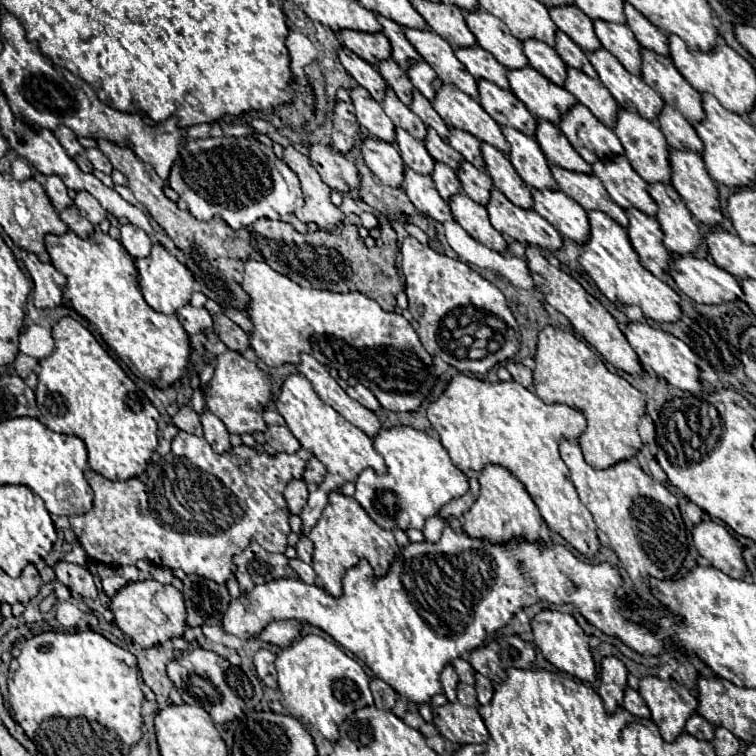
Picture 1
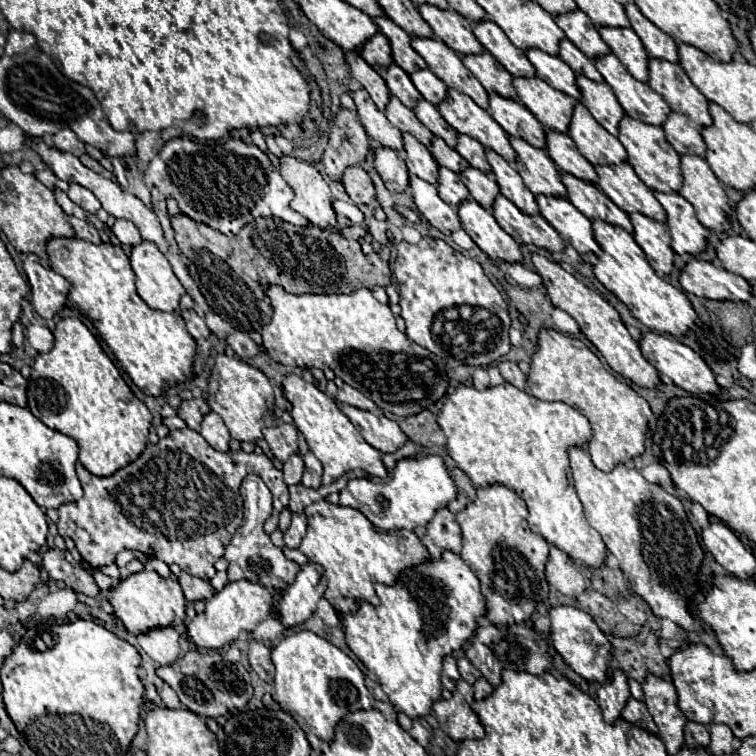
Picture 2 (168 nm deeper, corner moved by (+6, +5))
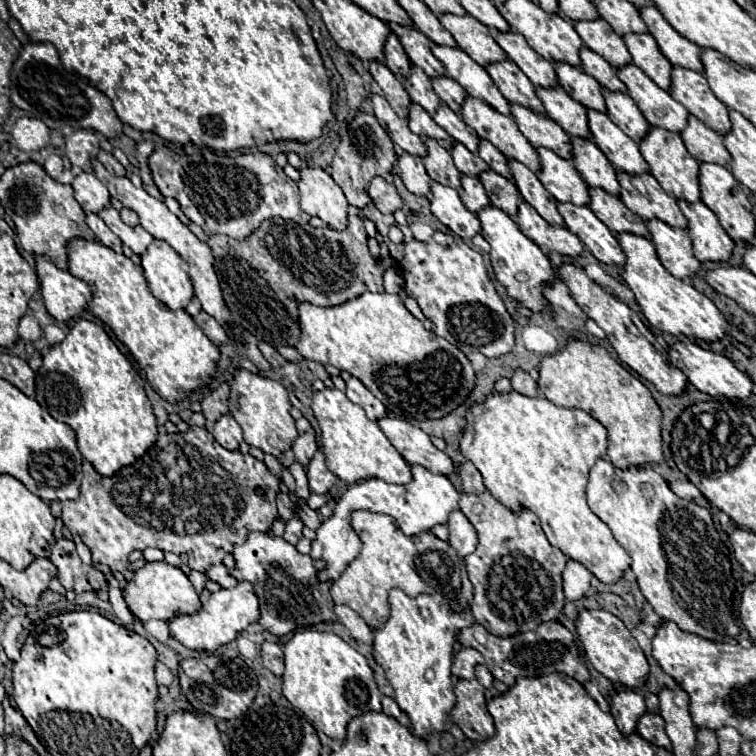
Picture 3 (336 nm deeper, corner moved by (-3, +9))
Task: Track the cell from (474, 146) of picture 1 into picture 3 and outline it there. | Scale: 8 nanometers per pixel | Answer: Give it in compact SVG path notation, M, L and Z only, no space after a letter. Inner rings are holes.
M481 140L481 144L479 144L479 156L491 166L491 170L495 170L497 174L501 174L501 176L505 176L505 178L513 178L513 174L511 174L511 170L509 170L509 164L507 164L507 158L491 144L491 142L487 142L487 140Z

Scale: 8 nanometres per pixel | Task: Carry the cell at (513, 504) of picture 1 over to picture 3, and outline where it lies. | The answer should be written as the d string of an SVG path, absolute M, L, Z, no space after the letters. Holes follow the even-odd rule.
M487 490L481 494L463 492L459 506L479 536L477 550L465 558L465 568L475 588L471 600L475 620L501 638L557 620L565 602L561 572L565 570L567 558L547 542L537 516L529 510L523 510L521 516L513 514Z

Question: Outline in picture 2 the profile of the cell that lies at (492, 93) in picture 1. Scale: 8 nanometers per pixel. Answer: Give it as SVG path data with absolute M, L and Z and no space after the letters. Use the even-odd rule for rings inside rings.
M490 92L490 116L512 136L520 136L528 144L536 148L546 146L546 130L542 124L532 116L532 112L520 104L518 100L504 98L500 94Z

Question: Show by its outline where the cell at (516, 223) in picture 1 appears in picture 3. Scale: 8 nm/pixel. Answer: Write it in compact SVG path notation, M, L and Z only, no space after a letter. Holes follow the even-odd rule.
M527 202L519 206L519 212L513 216L513 220L519 224L521 232L545 252L559 252L563 256L583 254L583 242L573 232L547 224Z

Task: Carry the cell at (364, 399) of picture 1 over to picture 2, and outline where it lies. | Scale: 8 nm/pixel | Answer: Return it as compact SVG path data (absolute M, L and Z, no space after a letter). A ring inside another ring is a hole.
M344 384L344 386L338 390L336 398L342 400L344 404L348 404L348 406L356 406L356 408L362 408L362 410L370 410L370 412L376 412L376 414L380 412L378 406L376 406L368 396L364 396L360 390L356 390L356 388L348 386L348 384Z

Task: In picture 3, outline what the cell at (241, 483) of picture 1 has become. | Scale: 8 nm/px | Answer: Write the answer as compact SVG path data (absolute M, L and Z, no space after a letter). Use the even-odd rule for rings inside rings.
M193 426L189 440L181 432L161 432L153 450L145 452L143 458L131 466L121 468L117 474L105 478L95 468L83 462L81 494L77 500L61 502L63 524L81 536L93 554L93 562L105 564L111 570L125 572L129 566L129 554L133 550L145 550L147 546L163 552L189 554L189 568L207 572L209 566L221 564L225 554L233 552L237 542L245 542L249 532L267 532L277 518L275 494L279 492L279 480L267 470L267 466L249 454L225 450L209 430ZM255 488L263 488L263 494L255 494ZM235 496L235 498L233 498Z

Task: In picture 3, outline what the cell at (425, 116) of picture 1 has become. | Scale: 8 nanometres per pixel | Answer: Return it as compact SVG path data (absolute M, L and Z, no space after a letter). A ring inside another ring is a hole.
M441 104L439 106L439 110L433 116L433 120L449 136L453 136L457 142L467 144L467 148L471 148L471 152L477 152L477 148L479 148L479 136L475 136L475 132L471 132L471 128L467 128L467 124L463 124L461 116L457 116L451 108L447 108L447 104Z

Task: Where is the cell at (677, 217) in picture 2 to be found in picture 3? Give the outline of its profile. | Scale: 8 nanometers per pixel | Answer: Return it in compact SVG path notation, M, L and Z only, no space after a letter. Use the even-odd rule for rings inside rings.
M677 202L685 218L689 220L689 234L693 238L693 252L699 262L727 262L733 254L735 242L719 224L717 216L703 204Z

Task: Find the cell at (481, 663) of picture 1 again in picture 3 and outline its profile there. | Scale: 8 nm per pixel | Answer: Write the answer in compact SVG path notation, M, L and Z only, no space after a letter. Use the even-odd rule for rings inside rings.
M543 622L537 630L529 630L511 638L497 638L491 632L487 632L481 624L473 624L461 630L459 642L461 646L471 646L479 650L491 674L505 686L513 686L517 678L537 678L553 672L563 672L575 678L579 684L585 684L591 678L573 634L561 622Z

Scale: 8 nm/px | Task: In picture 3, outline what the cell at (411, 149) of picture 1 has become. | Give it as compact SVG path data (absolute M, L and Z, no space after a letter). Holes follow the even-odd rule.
M423 138L423 140L429 148L429 154L423 160L427 174L439 184L445 184L451 188L461 188L461 172L453 164L451 154L445 148L441 148L435 140L431 140L431 138Z

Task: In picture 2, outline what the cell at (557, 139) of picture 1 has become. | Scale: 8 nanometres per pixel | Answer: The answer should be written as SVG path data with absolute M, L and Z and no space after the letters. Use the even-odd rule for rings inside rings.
M548 130L546 132L546 152L554 160L558 170L574 174L580 180L596 184L598 176L594 172L594 166L578 152L576 144L572 142L572 138L568 134Z

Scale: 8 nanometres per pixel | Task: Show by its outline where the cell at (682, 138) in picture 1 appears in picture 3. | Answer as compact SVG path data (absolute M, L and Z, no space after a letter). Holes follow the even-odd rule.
M689 116L687 128L681 132L685 148L697 162L715 162L721 166L729 166L731 154L723 146L723 136L705 126L695 116Z

